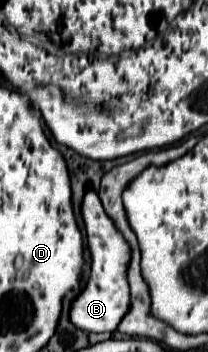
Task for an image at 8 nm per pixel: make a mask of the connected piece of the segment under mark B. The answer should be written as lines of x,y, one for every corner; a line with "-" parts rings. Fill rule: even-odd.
89,191
85,195
81,211
91,251
91,275
85,291
81,291
81,295
71,305
71,321
87,333
113,333
119,327
119,319
127,315
127,309
131,305
131,293
125,275
131,261
131,247
127,247
127,241
123,241
123,233
119,233
111,217
107,217
95,191

